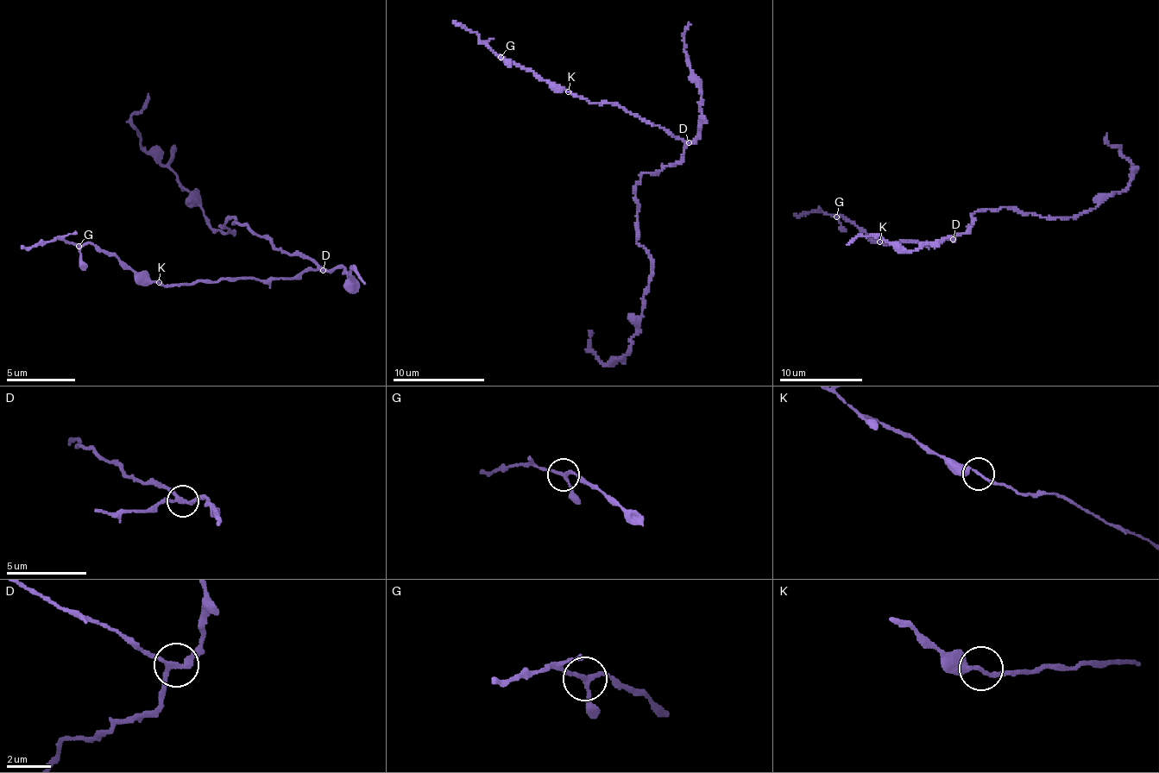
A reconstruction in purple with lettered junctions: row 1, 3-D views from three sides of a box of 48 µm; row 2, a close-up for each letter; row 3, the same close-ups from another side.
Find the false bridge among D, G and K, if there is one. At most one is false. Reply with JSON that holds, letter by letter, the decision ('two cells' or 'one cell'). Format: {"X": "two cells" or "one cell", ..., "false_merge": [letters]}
{"D": "two cells", "G": "one cell", "K": "one cell", "false_merge": ["D"]}

